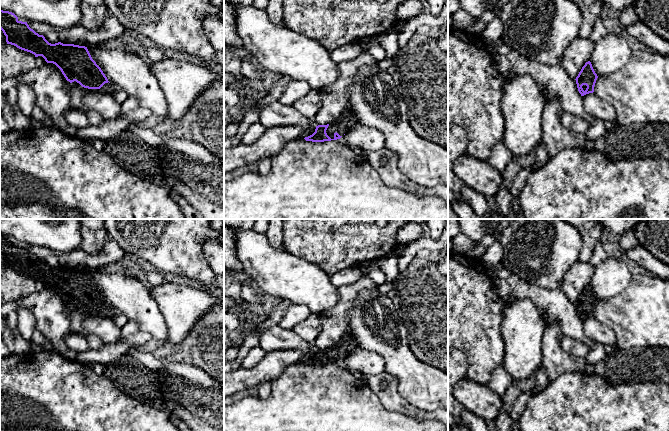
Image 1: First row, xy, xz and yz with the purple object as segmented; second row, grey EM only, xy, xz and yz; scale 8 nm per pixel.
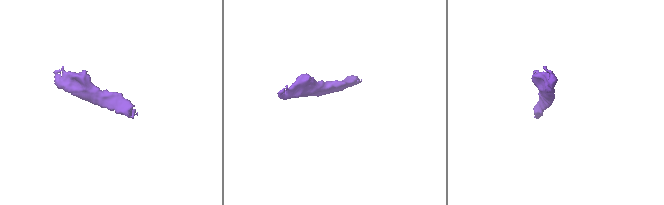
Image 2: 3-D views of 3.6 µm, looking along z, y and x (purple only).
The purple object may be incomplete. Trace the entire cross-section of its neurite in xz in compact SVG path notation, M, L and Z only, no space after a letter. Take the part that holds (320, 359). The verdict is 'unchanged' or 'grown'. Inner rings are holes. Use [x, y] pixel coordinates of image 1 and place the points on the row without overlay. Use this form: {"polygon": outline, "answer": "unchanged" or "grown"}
{"polygon": "M346 333L335 346L316 350L315 356L304 363L312 366L337 364L358 350L360 348L355 339L349 333Z", "answer": "grown"}

